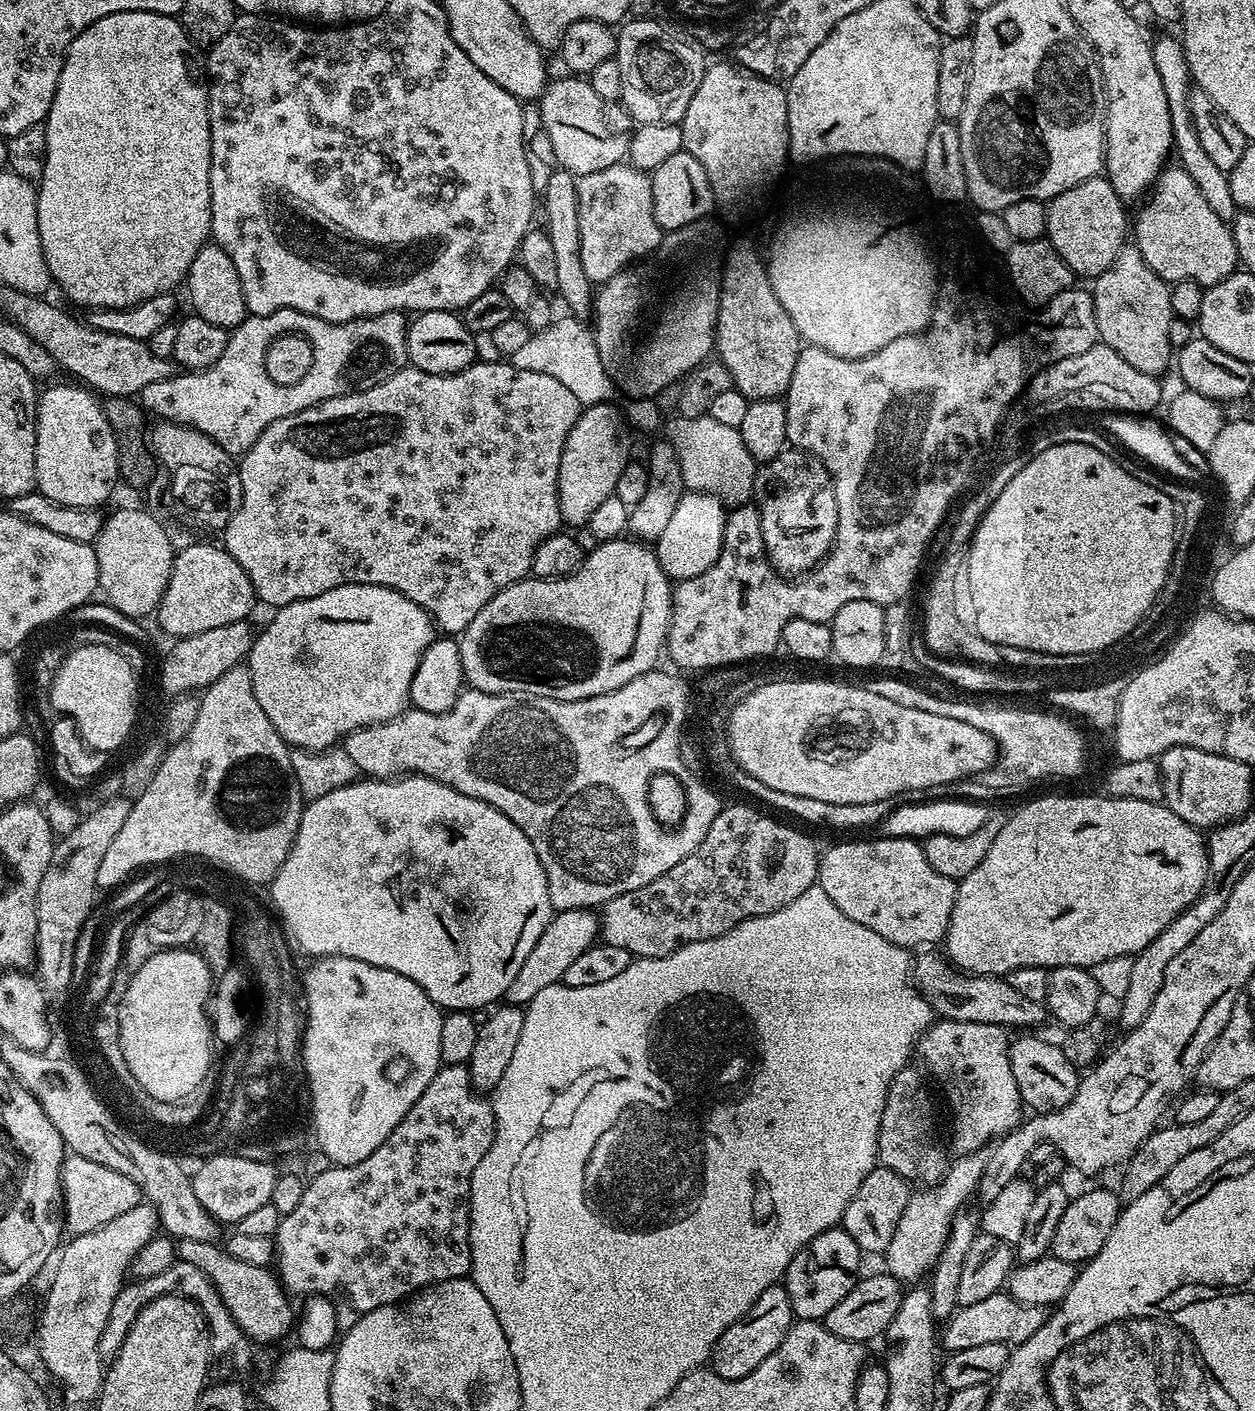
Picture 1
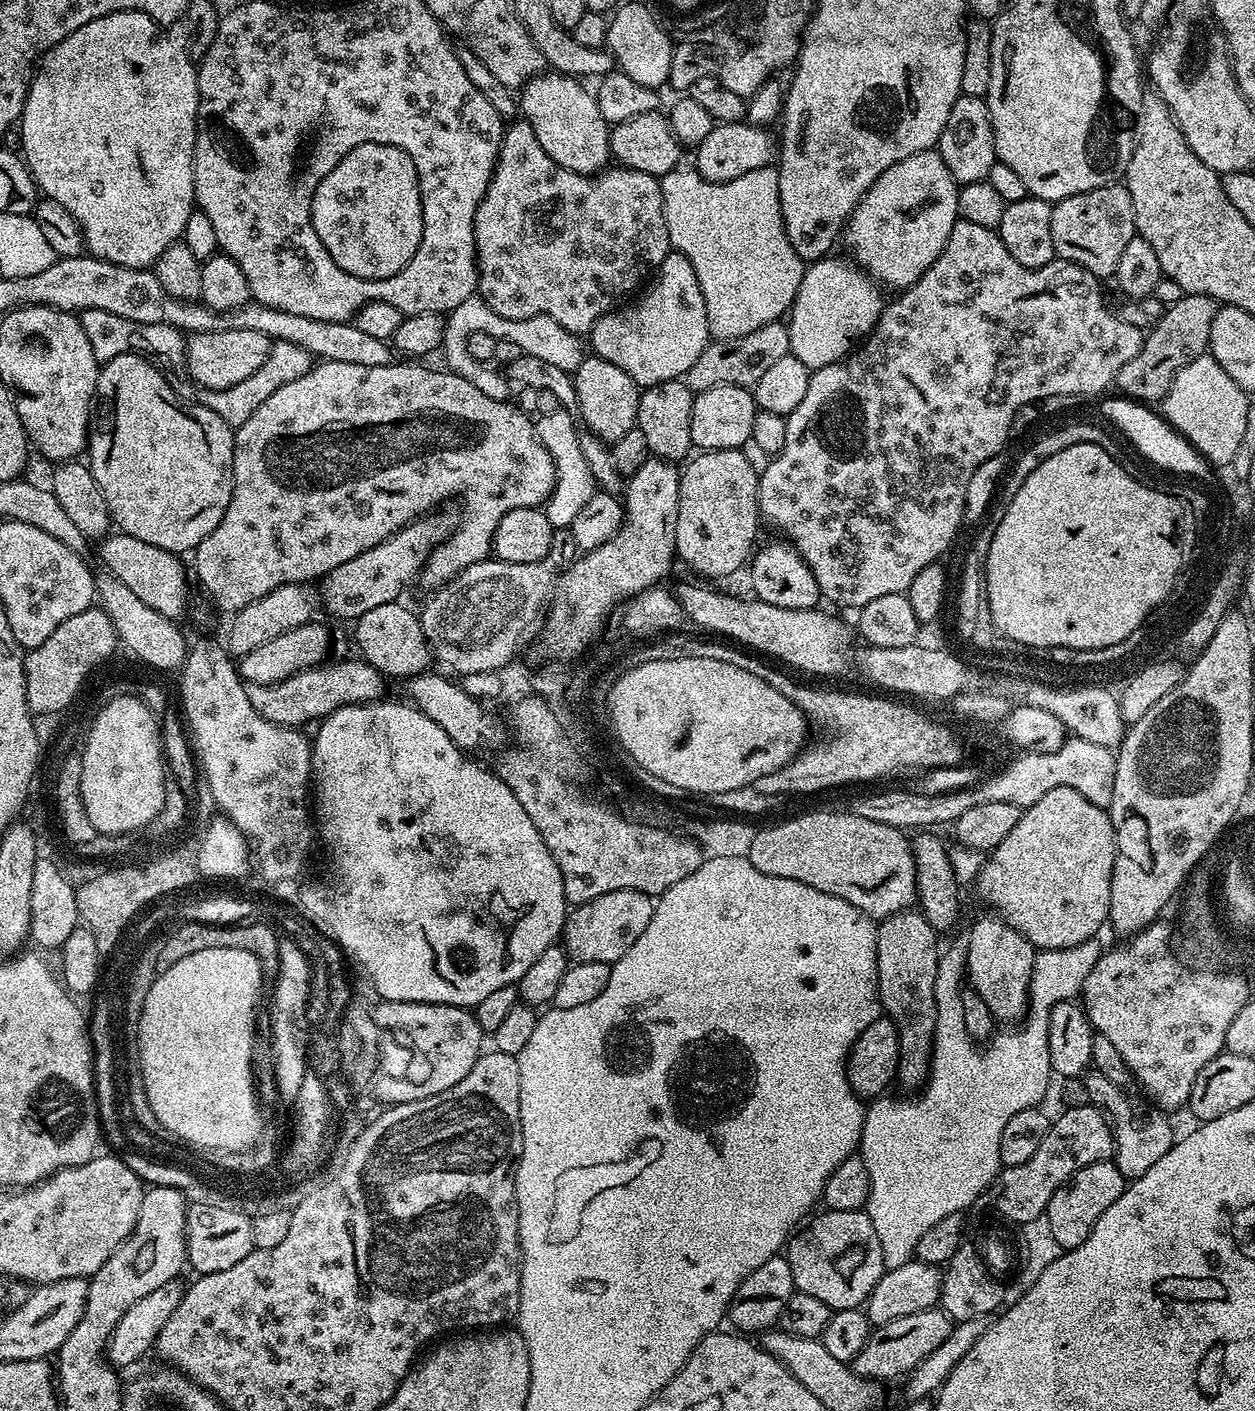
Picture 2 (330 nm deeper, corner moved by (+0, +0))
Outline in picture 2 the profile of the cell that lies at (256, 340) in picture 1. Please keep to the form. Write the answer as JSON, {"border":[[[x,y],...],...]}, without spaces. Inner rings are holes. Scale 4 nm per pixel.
{"border":[[[86,310],[79,313],[78,319],[82,330],[86,330],[86,338],[90,338],[90,350],[94,350],[94,358],[97,362],[103,362],[110,358],[118,358],[118,354],[132,352],[136,356],[143,356],[155,366],[166,378],[170,390],[178,394],[184,400],[192,404],[206,406],[206,410],[214,410],[222,422],[229,426],[239,426],[274,394],[274,390],[282,390],[286,382],[294,382],[302,374],[311,370],[314,357],[302,346],[296,346],[294,342],[275,341],[259,370],[254,370],[250,378],[238,382],[238,386],[230,386],[222,390],[198,387],[192,375],[188,373],[186,363],[186,336],[180,329],[169,324],[143,324],[142,322],[130,322],[130,318],[118,318],[118,314],[106,314],[106,310]]]}

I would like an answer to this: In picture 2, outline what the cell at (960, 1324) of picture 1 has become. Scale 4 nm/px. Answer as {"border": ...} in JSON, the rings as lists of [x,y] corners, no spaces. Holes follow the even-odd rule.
{"border":[[[939,1307],[918,1314],[906,1314],[906,1318],[894,1318],[894,1322],[886,1322],[869,1331],[866,1346],[853,1358],[850,1367],[856,1375],[867,1376],[869,1380],[889,1382],[895,1376],[903,1377],[946,1341],[953,1325],[951,1318]]]}

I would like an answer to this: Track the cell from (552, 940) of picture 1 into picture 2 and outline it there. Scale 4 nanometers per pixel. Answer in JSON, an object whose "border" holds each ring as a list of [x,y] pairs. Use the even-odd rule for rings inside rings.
{"border":[[[614,890],[610,894],[602,894],[585,904],[575,905],[569,911],[562,933],[562,947],[568,954],[569,961],[602,962],[615,964],[634,942],[642,935],[642,930],[650,926],[654,900],[647,892],[638,890]]]}

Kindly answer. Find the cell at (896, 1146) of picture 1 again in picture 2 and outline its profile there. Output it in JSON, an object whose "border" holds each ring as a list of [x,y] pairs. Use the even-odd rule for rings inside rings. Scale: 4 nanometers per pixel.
{"border":[[[919,910],[899,912],[893,916],[887,916],[886,919],[876,924],[876,988],[880,992],[881,1009],[890,1014],[891,1019],[895,1020],[896,1029],[900,1035],[900,1060],[896,1063],[896,1080],[902,1087],[913,1088],[912,1090],[923,1088],[925,1080],[928,1079],[928,1068],[932,1064],[932,1044],[936,1040],[936,995],[934,994],[934,986],[936,985],[936,975],[940,969],[942,955],[941,949],[936,949],[936,939],[938,939],[936,929],[930,926],[930,922],[926,922],[924,913]]]}

